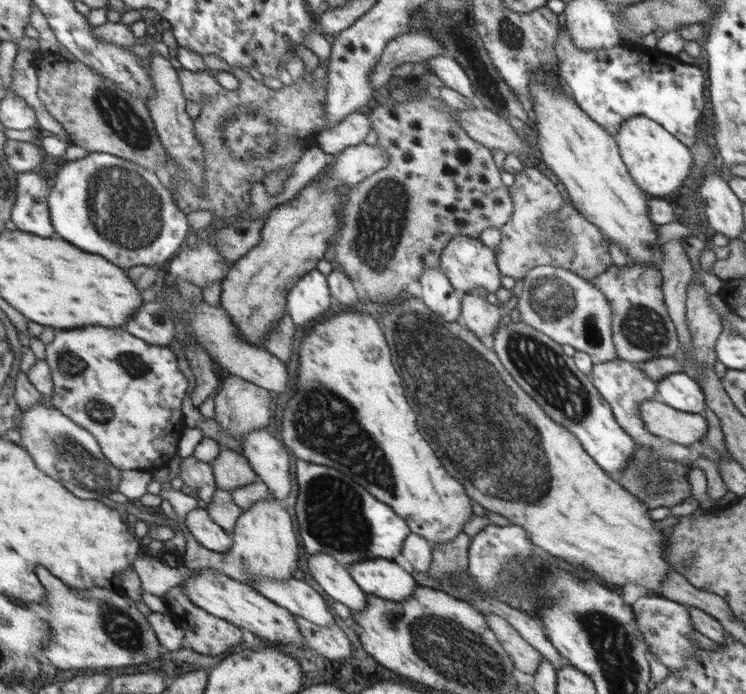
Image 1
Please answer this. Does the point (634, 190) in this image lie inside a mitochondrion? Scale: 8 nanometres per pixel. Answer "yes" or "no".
no

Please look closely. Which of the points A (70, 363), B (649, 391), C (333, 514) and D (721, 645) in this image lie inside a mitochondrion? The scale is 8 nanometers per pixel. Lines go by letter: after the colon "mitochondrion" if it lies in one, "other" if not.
A: mitochondrion
B: other
C: mitochondrion
D: other

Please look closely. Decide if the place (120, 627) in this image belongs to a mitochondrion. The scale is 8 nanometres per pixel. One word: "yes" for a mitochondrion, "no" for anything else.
yes

